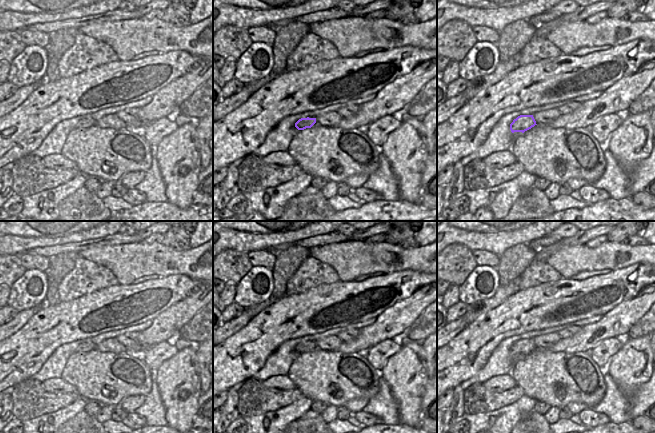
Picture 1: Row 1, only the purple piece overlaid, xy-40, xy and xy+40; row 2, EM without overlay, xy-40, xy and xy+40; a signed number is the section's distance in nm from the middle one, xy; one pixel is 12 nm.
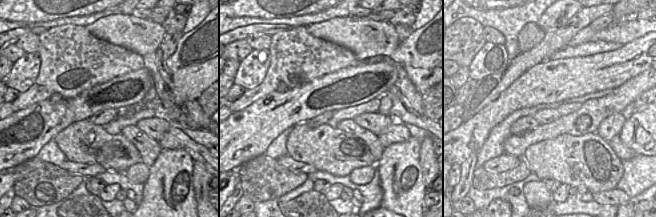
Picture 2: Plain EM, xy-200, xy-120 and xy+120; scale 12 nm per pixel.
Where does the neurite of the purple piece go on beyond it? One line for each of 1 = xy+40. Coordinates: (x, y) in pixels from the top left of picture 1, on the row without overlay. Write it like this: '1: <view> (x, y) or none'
1: none

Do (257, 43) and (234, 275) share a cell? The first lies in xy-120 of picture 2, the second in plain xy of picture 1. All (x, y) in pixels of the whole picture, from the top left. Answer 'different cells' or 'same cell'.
different cells

